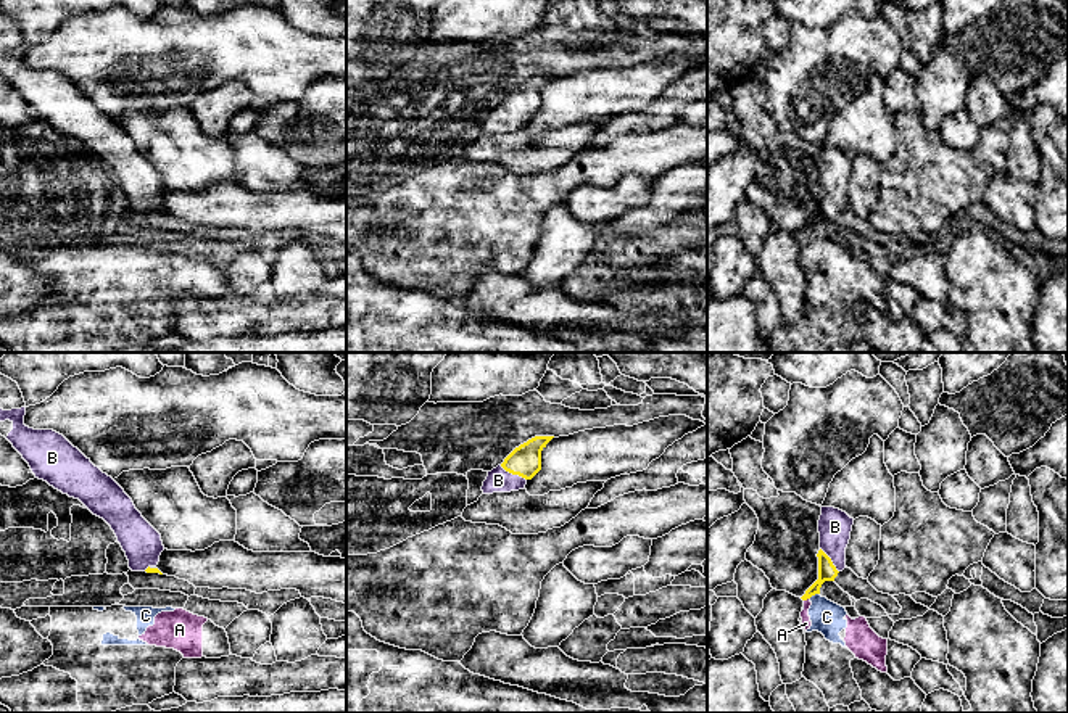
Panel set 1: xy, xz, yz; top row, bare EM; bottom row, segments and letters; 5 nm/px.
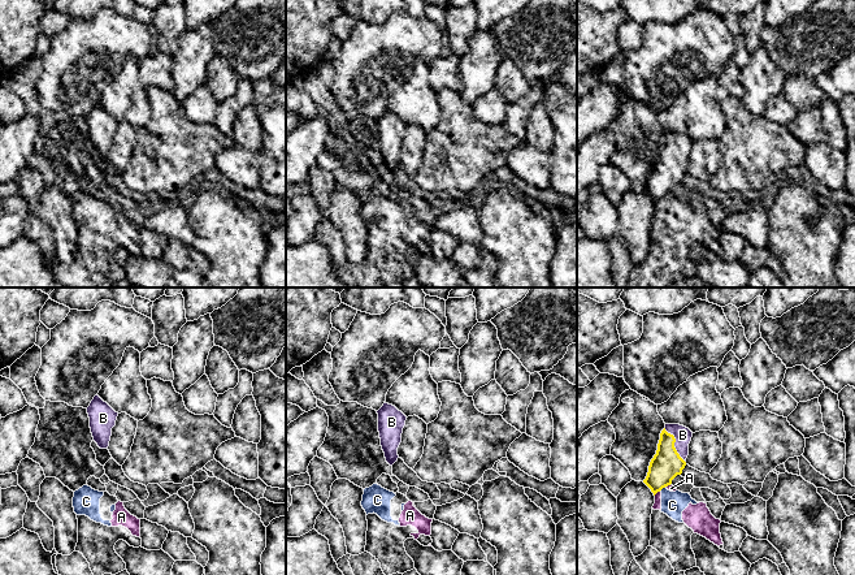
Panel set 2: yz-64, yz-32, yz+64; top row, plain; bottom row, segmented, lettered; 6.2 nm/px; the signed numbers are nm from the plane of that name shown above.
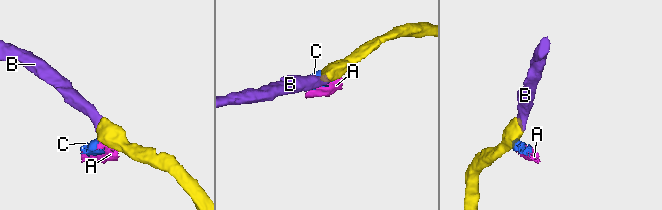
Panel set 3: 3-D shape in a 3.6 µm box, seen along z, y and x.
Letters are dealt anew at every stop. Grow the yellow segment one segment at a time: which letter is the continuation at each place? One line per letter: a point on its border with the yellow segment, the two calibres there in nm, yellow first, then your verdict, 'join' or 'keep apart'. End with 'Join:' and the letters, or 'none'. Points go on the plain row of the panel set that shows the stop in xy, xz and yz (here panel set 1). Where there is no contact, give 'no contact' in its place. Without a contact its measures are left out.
A: yz (806, 239) | 100/50 nm | keep apart
B: xz (513, 113) | 160/120 nm | join
C: yz (814, 234) | 100/160 nm | keep apart
Join: B

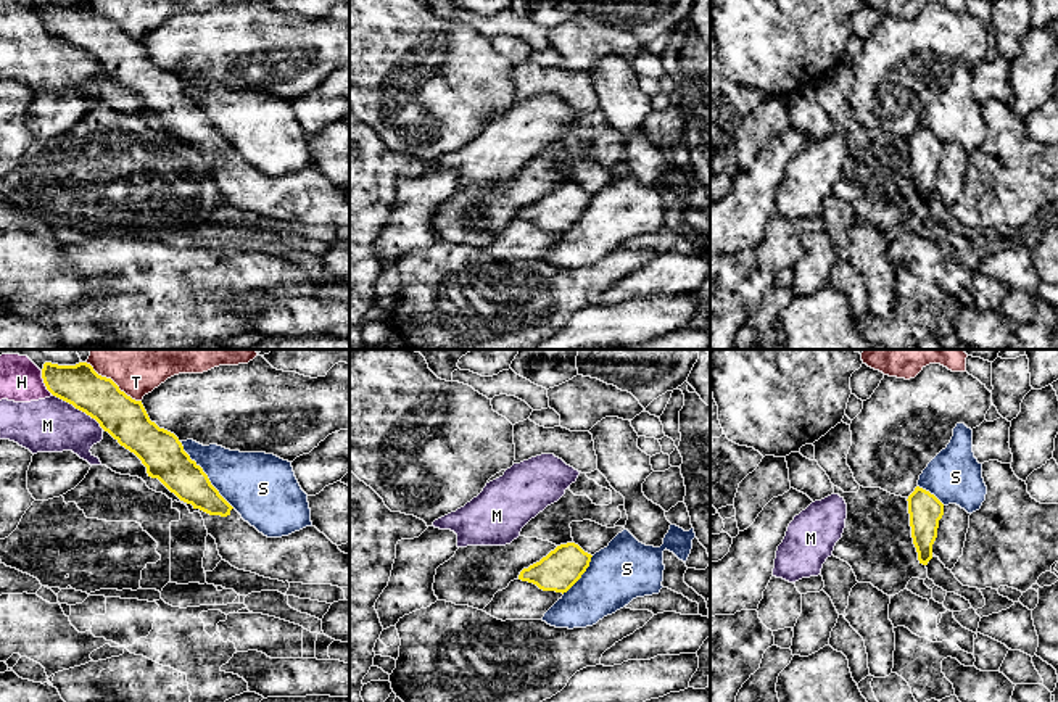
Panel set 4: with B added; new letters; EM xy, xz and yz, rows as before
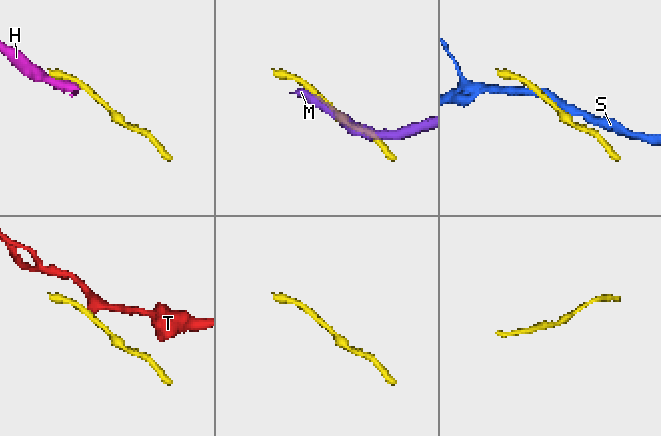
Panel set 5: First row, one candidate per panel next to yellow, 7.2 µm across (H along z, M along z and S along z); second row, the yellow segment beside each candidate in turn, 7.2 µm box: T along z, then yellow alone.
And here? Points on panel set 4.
H: xy (44, 21) | 200/200 nm | keep apart
M: xy (79, 49) | 220/280 nm | keep apart
S: xy (206, 115) | 220/320 nm | keep apart
T: xy (113, 21) | 220/180 nm | keep apart
Join: none

